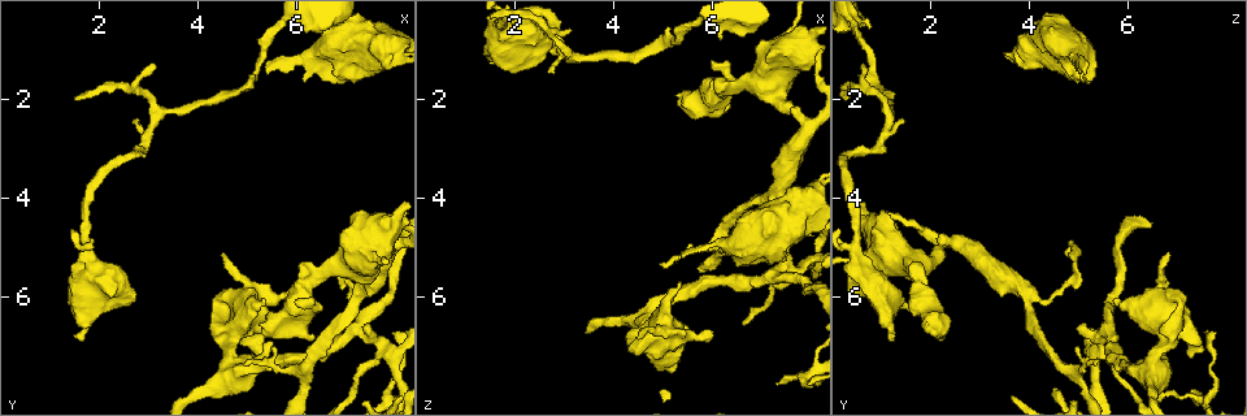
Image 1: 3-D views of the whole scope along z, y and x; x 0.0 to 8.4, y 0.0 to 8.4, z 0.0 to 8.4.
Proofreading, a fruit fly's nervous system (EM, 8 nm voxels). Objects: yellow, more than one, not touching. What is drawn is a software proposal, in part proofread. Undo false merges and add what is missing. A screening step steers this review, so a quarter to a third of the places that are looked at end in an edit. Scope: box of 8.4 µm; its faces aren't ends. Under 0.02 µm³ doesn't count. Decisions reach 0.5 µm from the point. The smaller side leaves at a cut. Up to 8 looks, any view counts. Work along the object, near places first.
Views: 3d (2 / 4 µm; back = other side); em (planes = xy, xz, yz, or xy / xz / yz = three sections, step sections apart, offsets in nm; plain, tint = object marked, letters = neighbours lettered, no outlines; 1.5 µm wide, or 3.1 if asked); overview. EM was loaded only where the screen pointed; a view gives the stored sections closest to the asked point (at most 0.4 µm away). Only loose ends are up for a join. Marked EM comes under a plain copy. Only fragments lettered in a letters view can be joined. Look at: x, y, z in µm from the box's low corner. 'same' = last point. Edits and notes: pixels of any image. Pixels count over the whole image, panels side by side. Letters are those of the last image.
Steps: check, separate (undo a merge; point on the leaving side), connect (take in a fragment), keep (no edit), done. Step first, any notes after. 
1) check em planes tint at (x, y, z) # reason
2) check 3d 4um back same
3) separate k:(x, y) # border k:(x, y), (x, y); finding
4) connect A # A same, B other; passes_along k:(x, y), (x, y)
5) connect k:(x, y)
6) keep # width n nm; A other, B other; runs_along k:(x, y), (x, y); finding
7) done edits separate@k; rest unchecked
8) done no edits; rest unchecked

check 3d 4um back at (6.35, 6.75, 2.20) # branch stops here

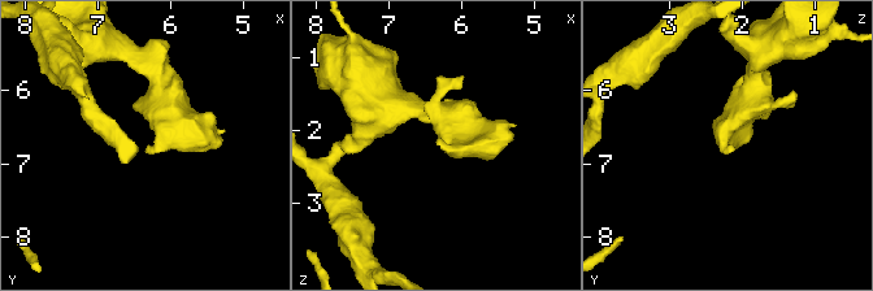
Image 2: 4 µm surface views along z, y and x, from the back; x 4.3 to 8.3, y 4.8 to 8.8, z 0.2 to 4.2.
check em planes letters at (6.35, 6.80, 2.15) # need the tissue

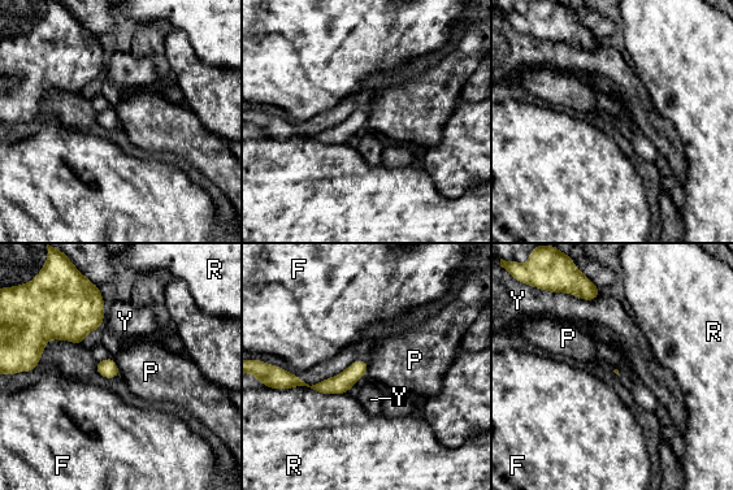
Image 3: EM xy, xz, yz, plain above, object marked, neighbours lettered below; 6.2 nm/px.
keep # F other, P other, R other, Y other; border 3:(113, 359), (120, 373); no lettered fragment goes on from it

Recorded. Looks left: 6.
check em yz step 4 letters at (5.35, 1.45, 5.10)

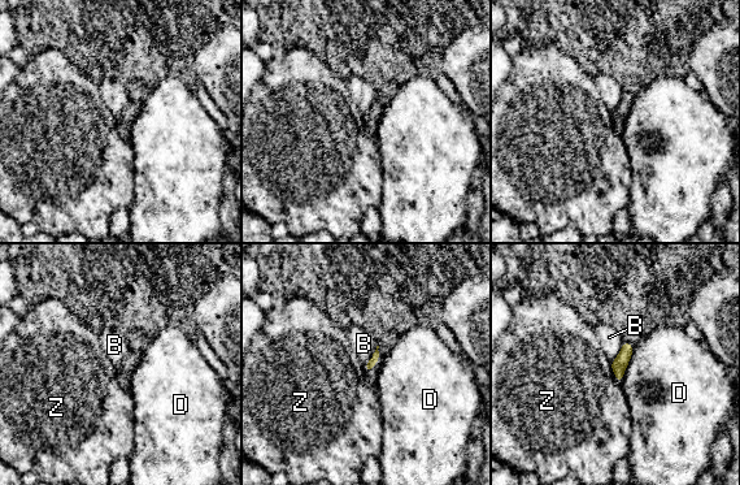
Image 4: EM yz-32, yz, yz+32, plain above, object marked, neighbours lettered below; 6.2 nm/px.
check em xy step 4 letters same

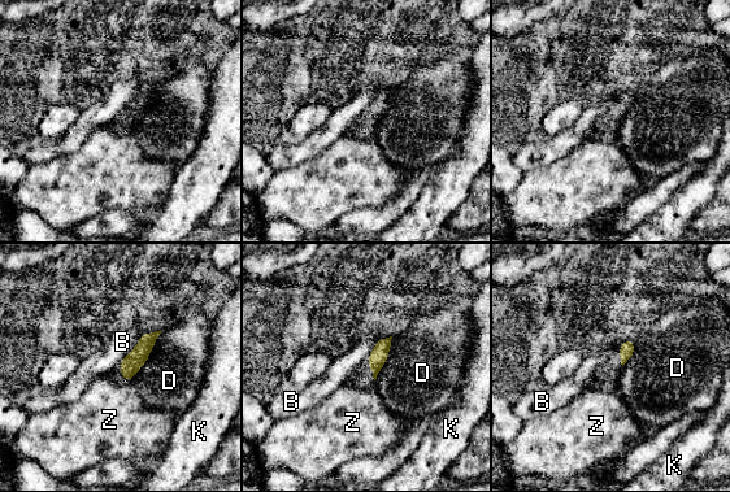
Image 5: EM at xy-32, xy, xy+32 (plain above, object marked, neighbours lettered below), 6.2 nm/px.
keep # width 80 nm; B other, D other, K other, Z other; no lettered fragment goes on from it

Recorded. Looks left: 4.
check em planes letters at (5.20, 7.25, 7.30) # an open end

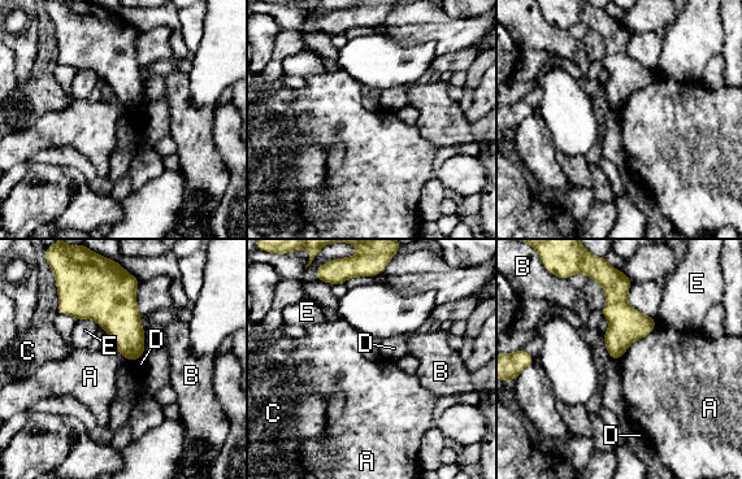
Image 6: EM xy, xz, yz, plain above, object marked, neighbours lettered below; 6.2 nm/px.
keep # width 160 nm; A other, B other, C other, D other, E other; border 6:(655, 318), (655, 326), (619, 360); none of them fits

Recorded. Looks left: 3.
done no edits; rest unchecked

